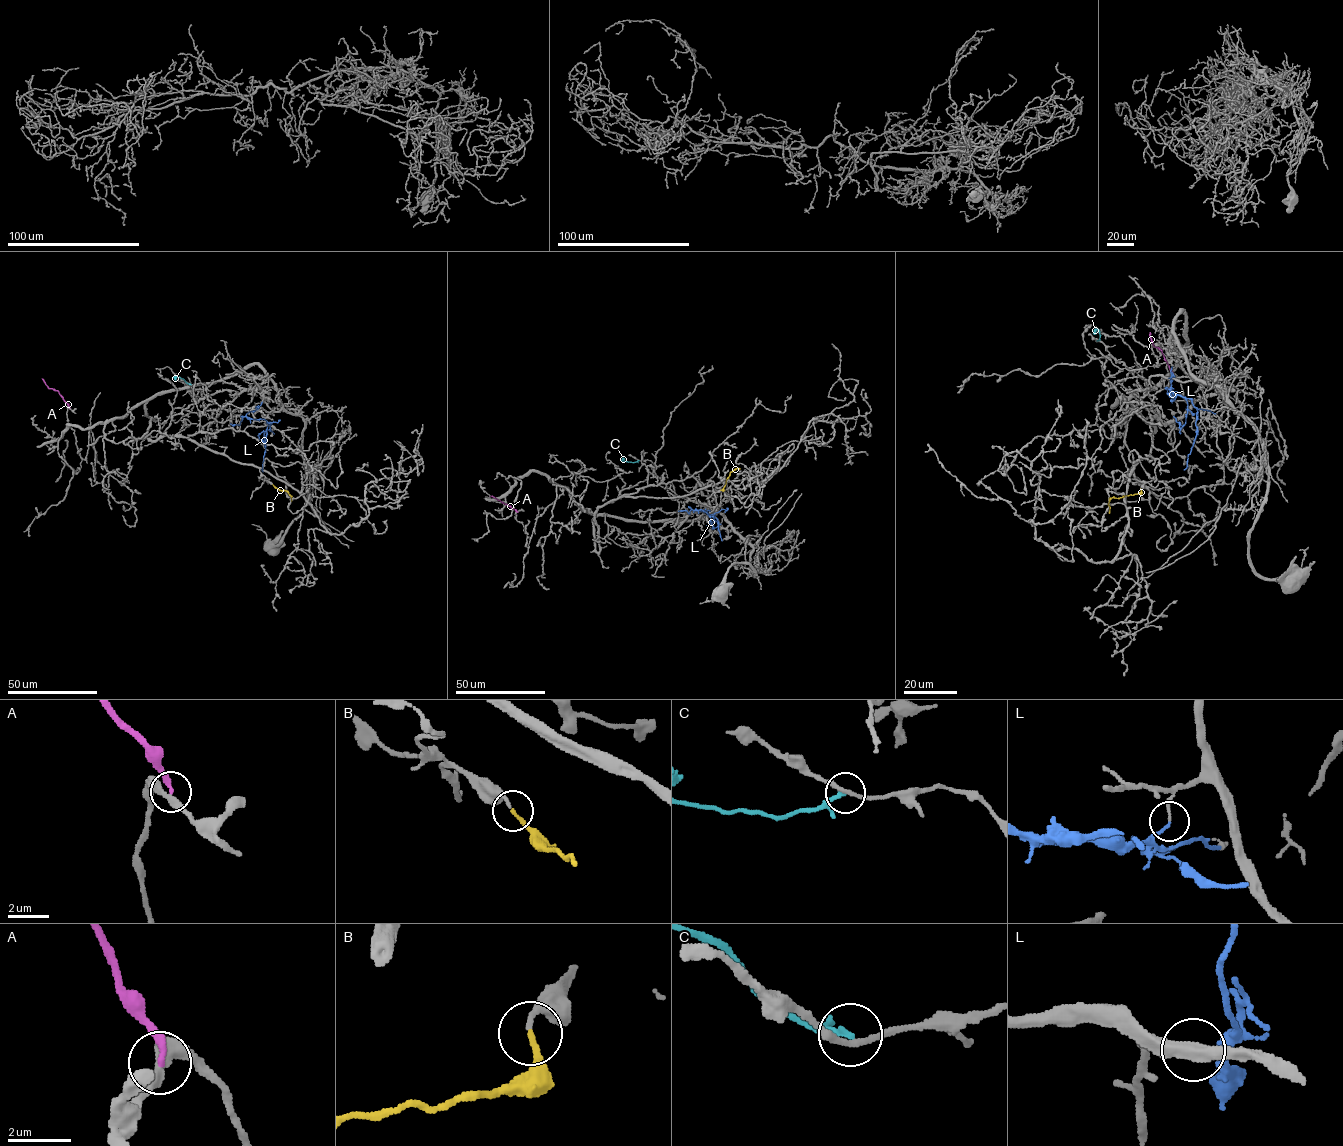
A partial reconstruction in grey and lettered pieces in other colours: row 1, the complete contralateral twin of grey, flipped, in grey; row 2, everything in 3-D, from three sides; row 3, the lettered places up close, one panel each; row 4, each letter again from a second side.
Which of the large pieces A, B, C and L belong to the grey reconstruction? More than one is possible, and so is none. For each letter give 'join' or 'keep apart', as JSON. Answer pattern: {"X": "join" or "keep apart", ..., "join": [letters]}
{"A": "keep apart", "B": "join", "C": "keep apart", "L": "keep apart", "join": ["B"]}

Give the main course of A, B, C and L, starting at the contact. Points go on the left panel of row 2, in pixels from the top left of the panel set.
A: (69, 407), (59, 393), (49, 389), (42, 378)
B: (273, 484), (286, 490), (291, 501)
C: (191, 384), (179, 377), (174, 380)
L: (258, 409), (246, 415), (269, 423), (270, 428), (264, 434), (263, 471)

